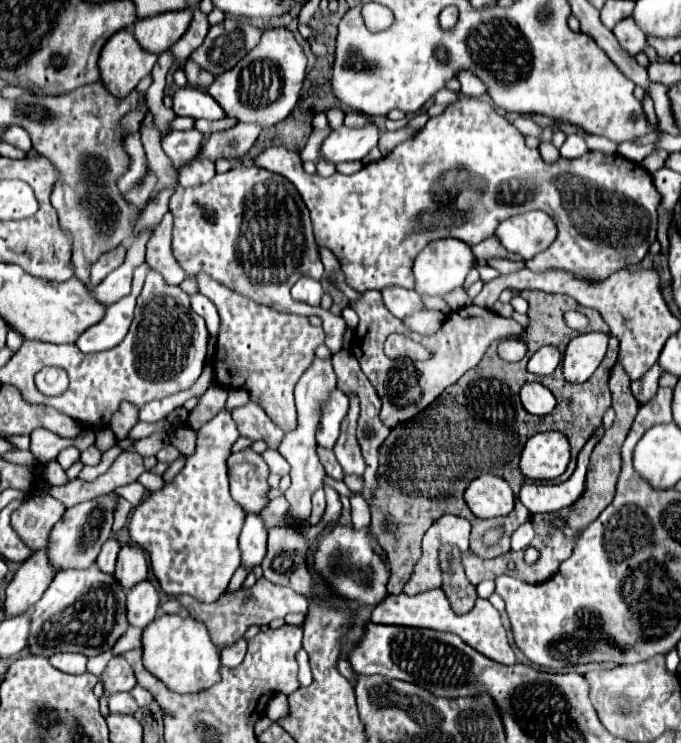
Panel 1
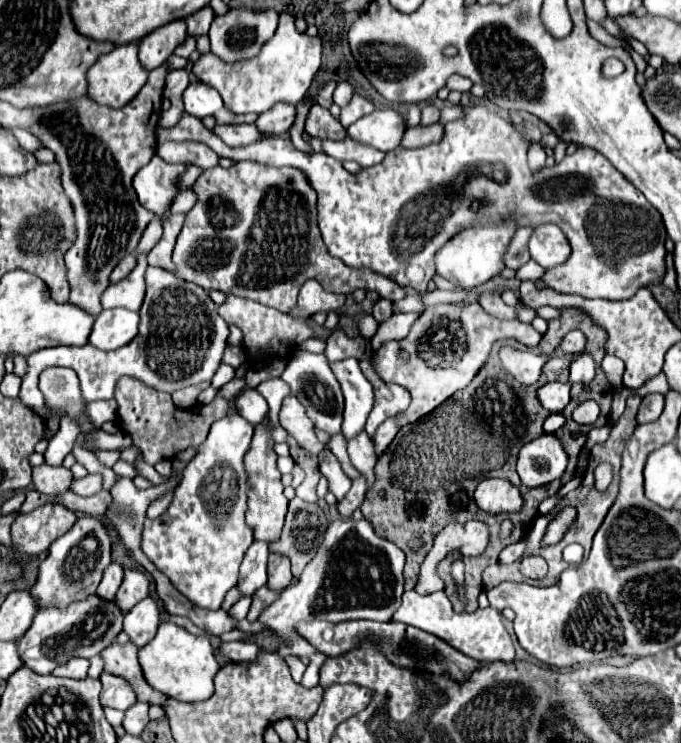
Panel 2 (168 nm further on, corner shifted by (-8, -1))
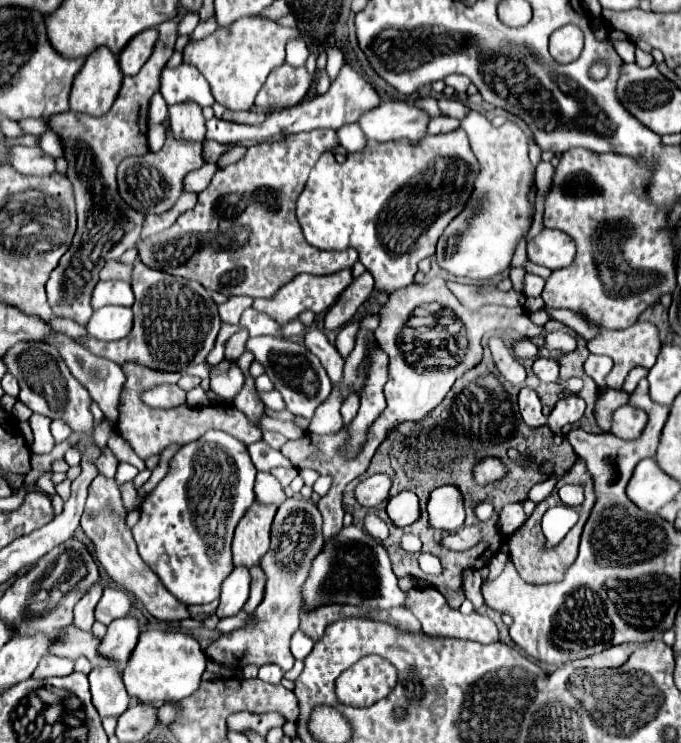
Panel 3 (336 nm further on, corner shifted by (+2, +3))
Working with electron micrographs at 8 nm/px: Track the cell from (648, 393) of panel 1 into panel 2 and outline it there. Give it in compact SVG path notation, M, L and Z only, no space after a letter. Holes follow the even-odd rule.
M663 394L643 396L643 404L639 408L637 422L645 424L645 422L651 422L651 420L657 420L661 416L661 412L663 412L663 406L665 406L665 396Z

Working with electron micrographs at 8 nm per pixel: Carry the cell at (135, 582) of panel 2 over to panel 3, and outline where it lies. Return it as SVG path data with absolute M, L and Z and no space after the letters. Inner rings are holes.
M109 586L103 590L99 604L95 606L95 620L101 624L111 624L115 618L123 618L131 608L131 598L123 588Z

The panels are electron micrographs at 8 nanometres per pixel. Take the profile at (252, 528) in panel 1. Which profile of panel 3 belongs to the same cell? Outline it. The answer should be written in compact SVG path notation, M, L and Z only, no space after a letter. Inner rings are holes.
M235 568L221 584L221 600L215 614L219 618L235 616L247 602L247 596L249 596L249 570Z

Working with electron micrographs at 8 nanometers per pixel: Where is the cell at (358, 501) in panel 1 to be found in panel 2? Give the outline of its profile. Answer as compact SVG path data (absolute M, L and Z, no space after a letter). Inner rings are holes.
M361 432L361 436L351 440L351 444L347 444L347 450L349 450L349 458L351 458L353 466L367 478L367 490L371 490L373 482L375 482L373 468L375 468L377 456L375 456L375 448L373 448L373 442L367 436L367 432Z

